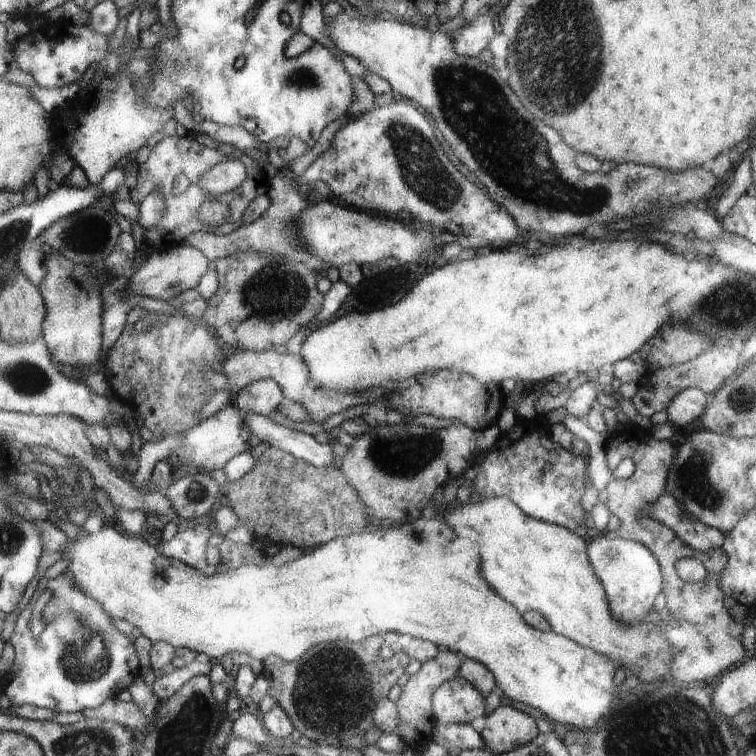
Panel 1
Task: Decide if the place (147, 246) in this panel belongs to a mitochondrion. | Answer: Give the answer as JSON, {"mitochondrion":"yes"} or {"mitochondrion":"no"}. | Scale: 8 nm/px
{"mitochondrion":"no"}

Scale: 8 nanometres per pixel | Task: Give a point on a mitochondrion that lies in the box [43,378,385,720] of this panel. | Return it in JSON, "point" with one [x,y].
{"point":[85,658]}

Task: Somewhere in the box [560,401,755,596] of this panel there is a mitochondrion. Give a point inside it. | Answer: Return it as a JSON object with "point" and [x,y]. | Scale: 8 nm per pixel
{"point":[693,481]}

